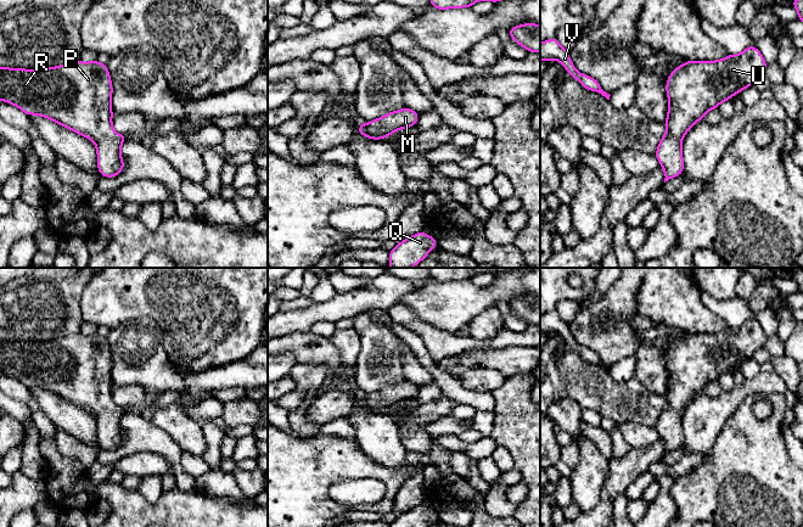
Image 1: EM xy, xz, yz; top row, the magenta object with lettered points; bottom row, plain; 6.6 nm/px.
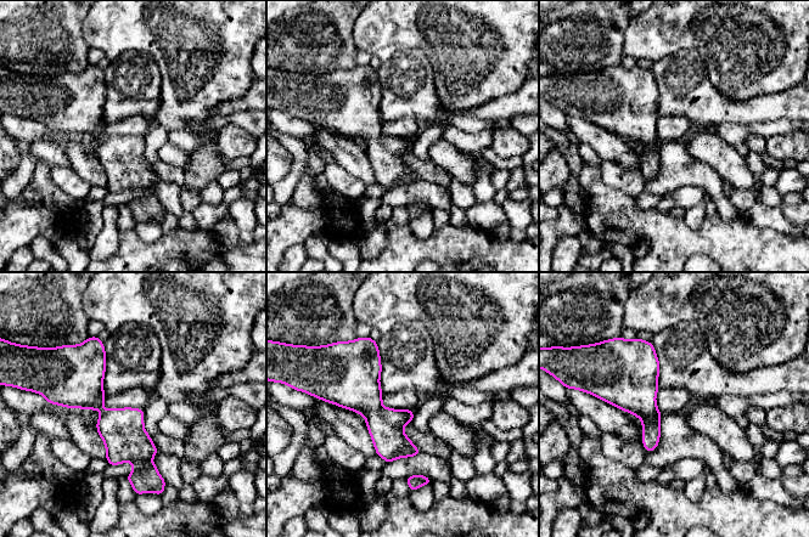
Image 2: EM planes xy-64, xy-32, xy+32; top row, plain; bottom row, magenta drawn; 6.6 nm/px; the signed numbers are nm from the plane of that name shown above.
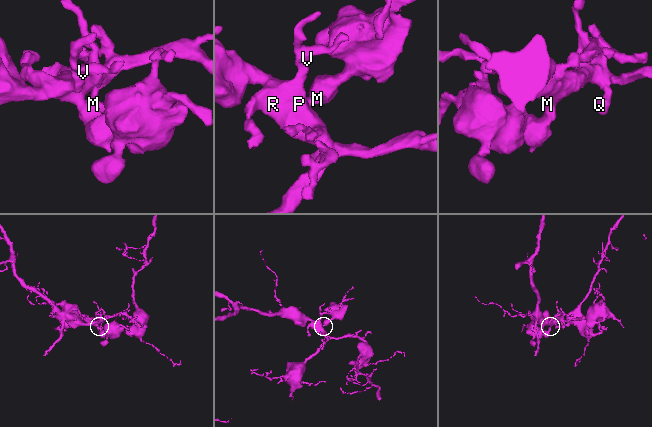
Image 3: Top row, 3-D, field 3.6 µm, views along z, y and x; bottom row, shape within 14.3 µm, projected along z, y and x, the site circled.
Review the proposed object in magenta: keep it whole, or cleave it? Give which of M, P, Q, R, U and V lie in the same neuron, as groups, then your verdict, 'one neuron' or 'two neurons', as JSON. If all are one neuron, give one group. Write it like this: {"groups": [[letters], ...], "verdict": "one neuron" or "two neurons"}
{"groups": [["M", "P", "Q", "R", "U", "V"]], "verdict": "one neuron"}

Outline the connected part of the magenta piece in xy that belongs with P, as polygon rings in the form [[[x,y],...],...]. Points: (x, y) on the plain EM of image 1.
[[[97,332],[72,335],[44,342],[0,340],[0,374],[17,379],[28,388],[39,387],[95,415],[101,449],[117,449],[124,441],[120,419],[128,411],[113,403],[112,353],[107,338]]]

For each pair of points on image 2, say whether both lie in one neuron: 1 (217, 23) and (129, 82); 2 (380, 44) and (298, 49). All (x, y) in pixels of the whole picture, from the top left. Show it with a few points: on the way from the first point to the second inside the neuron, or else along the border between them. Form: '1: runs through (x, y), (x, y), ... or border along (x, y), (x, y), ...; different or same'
1: border along (130, 50), (151, 56), (161, 77), (161, 91); different
2: border along (357, 17), (353, 24), (353, 41), (359, 50); different

